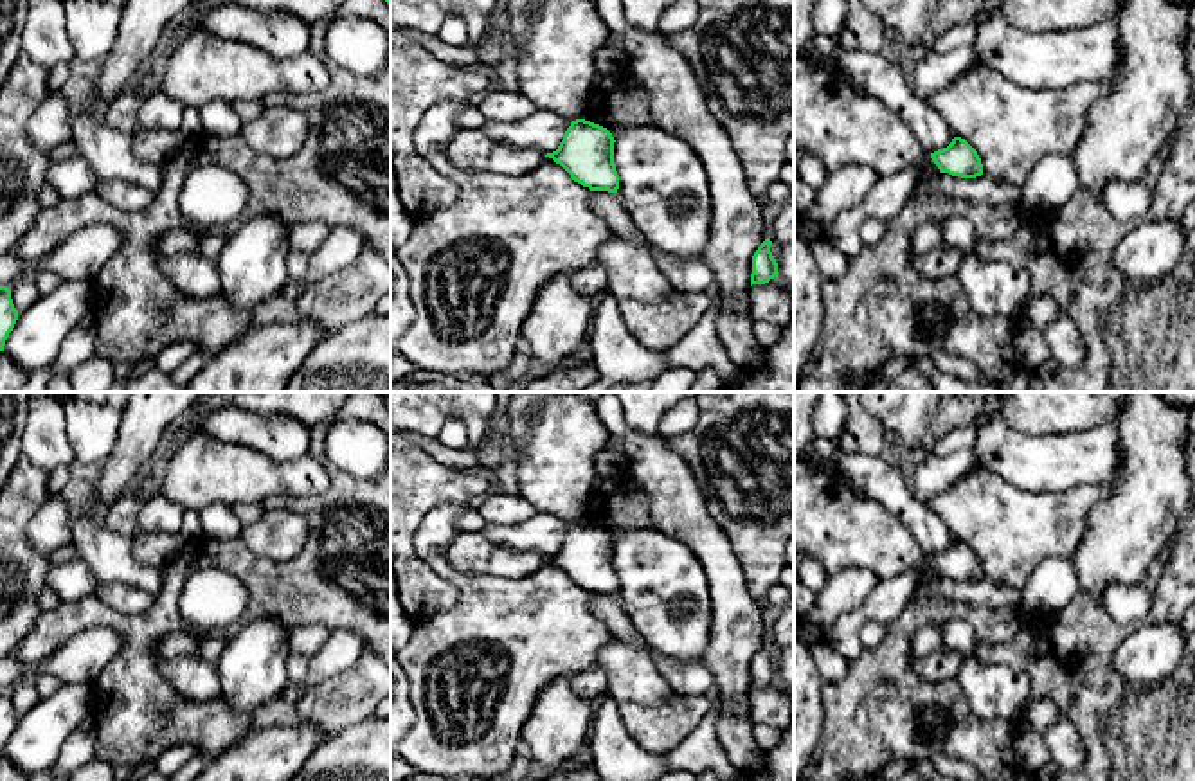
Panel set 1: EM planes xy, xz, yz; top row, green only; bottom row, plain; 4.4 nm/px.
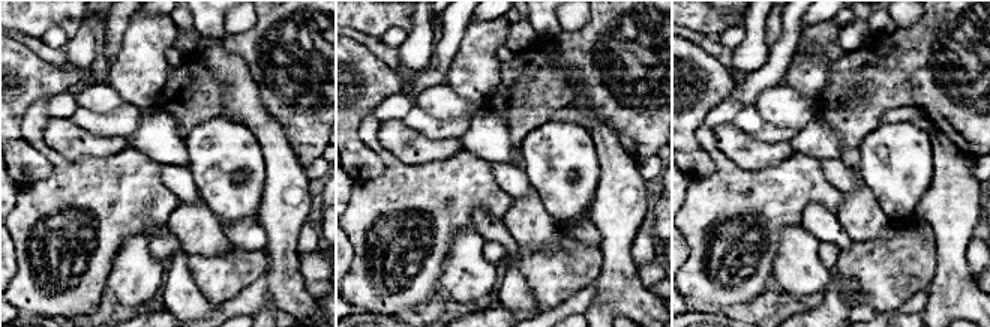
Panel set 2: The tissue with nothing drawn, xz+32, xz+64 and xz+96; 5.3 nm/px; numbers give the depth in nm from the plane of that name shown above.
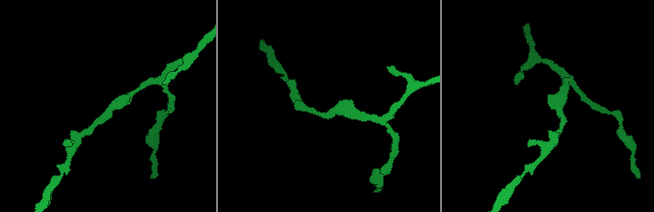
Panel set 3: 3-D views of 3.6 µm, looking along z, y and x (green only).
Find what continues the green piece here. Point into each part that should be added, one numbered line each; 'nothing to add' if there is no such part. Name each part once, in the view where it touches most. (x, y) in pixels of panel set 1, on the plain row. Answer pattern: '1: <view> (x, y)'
nothing to add

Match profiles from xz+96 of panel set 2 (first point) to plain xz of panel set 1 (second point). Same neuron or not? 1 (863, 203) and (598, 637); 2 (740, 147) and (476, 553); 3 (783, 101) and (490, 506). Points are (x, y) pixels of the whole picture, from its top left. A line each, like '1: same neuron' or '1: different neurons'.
1: different neurons
2: same neuron
3: same neuron

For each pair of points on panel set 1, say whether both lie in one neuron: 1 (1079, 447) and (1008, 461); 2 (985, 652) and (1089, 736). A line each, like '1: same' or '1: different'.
1: same
2: same

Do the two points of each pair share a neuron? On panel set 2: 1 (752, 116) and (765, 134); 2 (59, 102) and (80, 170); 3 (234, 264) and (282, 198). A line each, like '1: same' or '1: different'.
1: same
2: different
3: different

